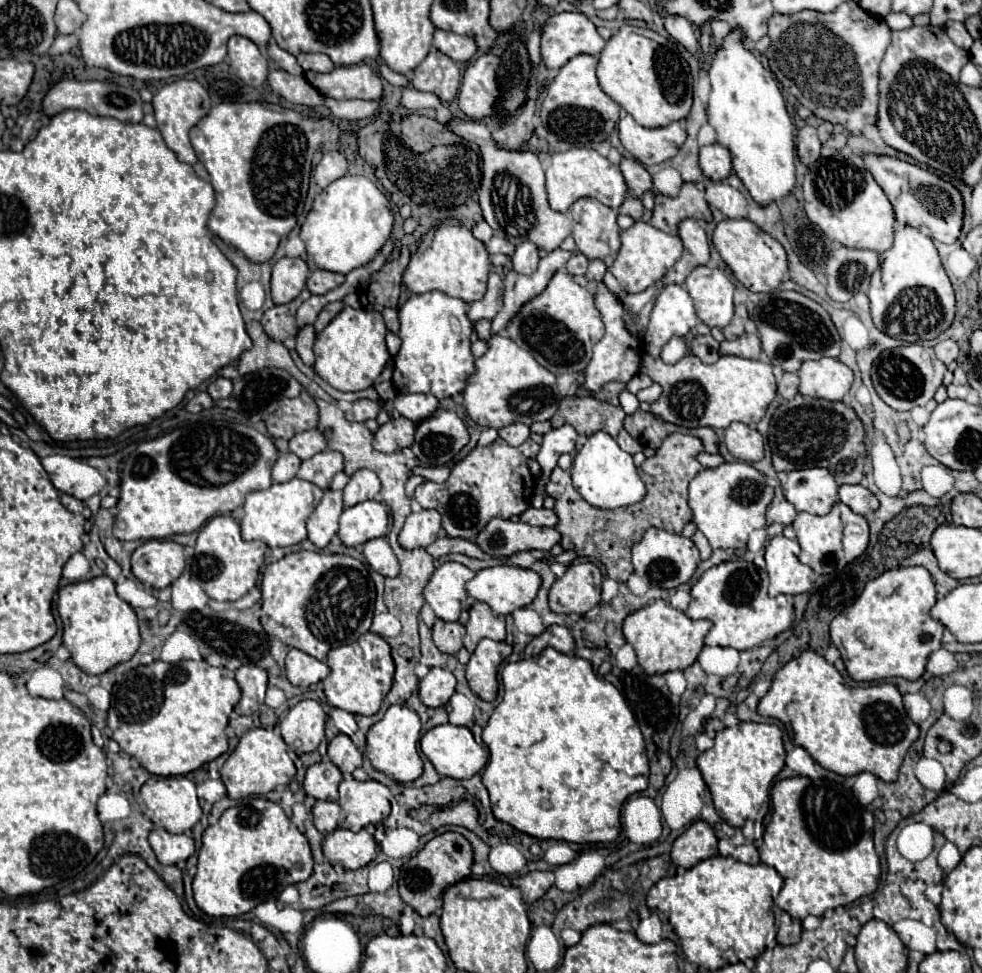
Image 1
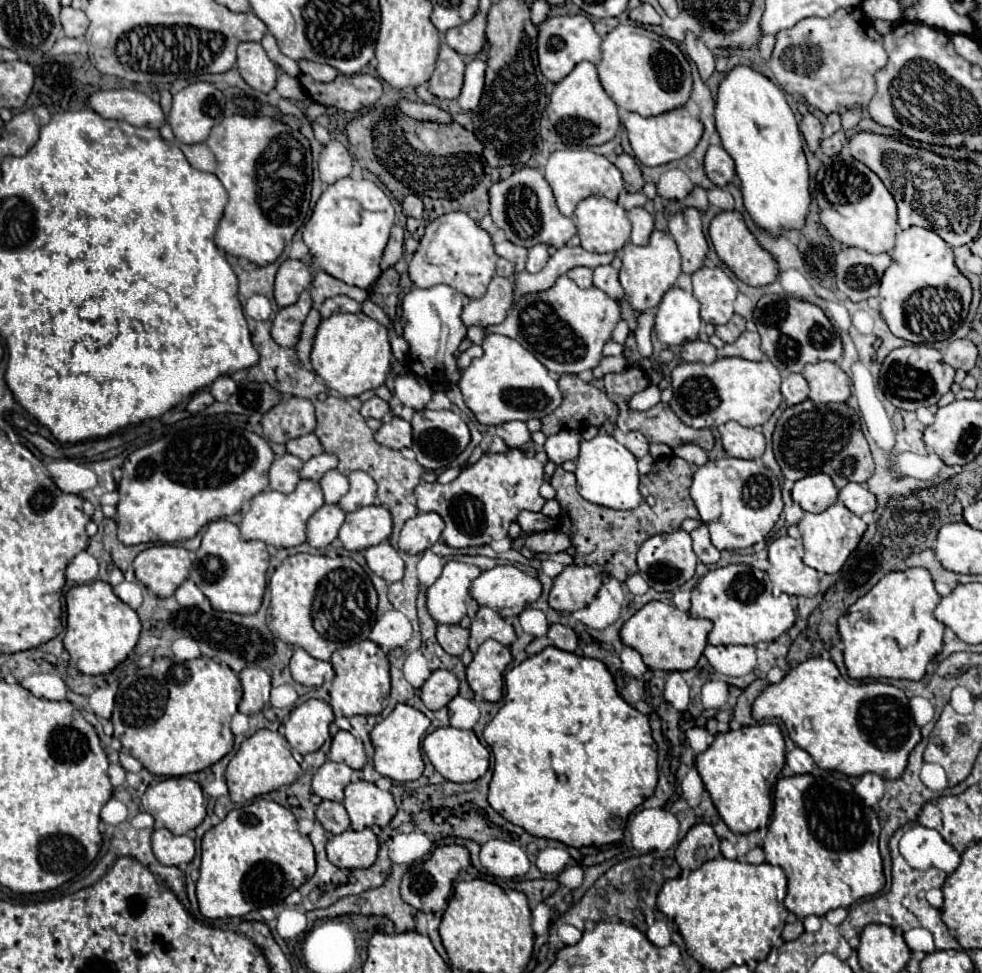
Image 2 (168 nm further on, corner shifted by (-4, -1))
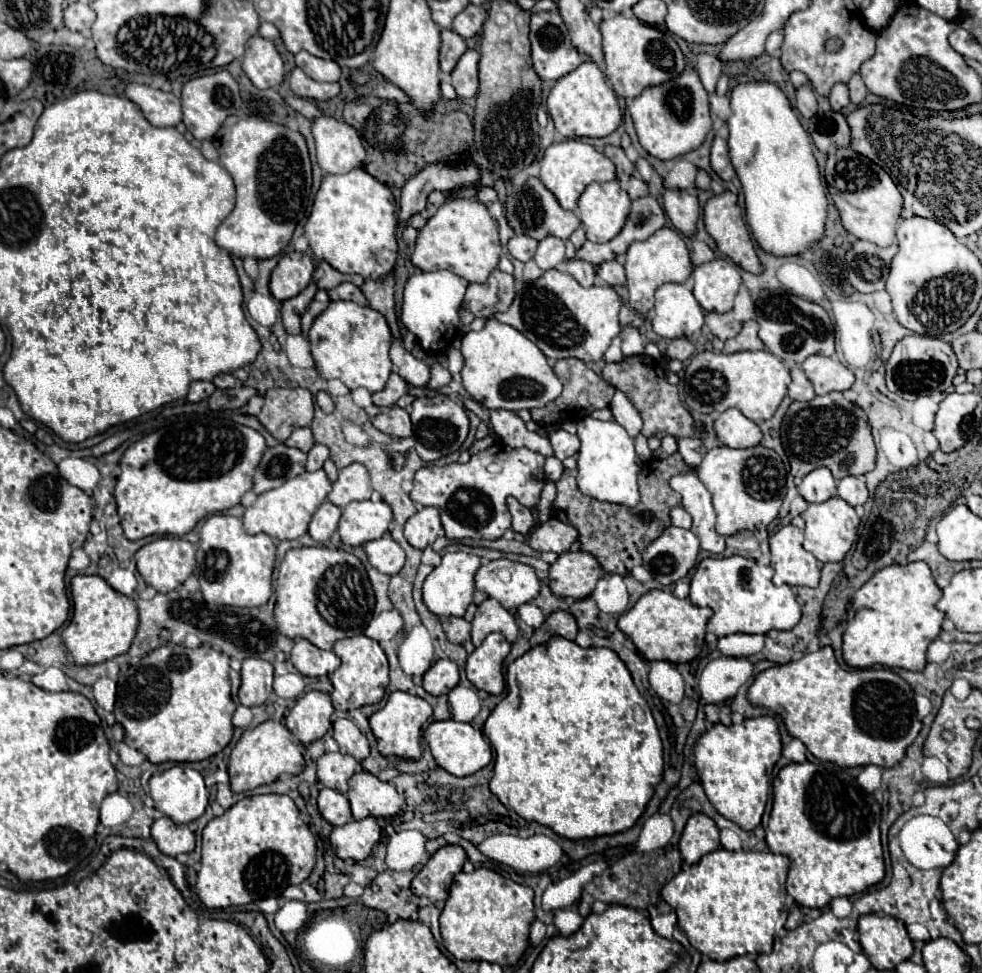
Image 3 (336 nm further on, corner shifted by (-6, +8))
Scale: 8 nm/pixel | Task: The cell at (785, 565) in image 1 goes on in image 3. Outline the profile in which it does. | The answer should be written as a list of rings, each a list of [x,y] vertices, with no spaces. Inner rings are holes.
[[[783,526],[777,534],[773,534],[769,538],[769,546],[771,546],[771,566],[775,570],[773,582],[777,586],[781,586],[783,582],[789,586],[811,586],[815,588],[819,584],[819,574],[821,574],[821,564],[819,560],[807,552],[803,548],[803,530],[799,530],[797,526]]]

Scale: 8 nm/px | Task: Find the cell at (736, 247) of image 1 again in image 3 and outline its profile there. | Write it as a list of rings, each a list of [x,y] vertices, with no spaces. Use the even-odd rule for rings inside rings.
[[[725,190],[723,194],[711,196],[705,202],[705,208],[703,208],[703,222],[705,222],[705,228],[711,234],[711,238],[717,242],[717,248],[721,250],[721,254],[731,258],[737,266],[741,266],[747,272],[759,274],[763,270],[761,264],[759,264],[757,252],[755,252],[755,244],[749,236],[749,230],[747,230],[745,222],[743,222],[743,214],[741,214],[741,208],[737,204],[737,194]]]

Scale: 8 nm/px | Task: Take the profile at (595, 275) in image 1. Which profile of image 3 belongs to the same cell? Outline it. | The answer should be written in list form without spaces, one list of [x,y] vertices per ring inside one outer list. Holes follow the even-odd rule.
[[[615,260],[603,262],[603,264],[599,266],[597,276],[599,276],[599,280],[605,282],[607,286],[613,286],[613,284],[625,284],[625,268],[623,268],[619,262],[615,262]]]

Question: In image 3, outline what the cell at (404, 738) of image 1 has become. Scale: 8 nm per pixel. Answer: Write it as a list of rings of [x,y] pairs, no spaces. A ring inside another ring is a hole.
[[[393,692],[387,700],[387,704],[371,714],[369,726],[379,742],[379,752],[383,756],[399,756],[407,760],[421,758],[421,728],[433,714],[433,708],[419,696],[407,694],[407,692]]]

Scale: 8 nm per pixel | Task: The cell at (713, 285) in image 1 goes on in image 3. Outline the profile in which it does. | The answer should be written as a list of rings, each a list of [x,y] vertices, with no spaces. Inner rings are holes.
[[[711,260],[693,270],[693,280],[693,296],[707,312],[723,314],[733,308],[733,298],[741,286],[737,266],[727,260]]]

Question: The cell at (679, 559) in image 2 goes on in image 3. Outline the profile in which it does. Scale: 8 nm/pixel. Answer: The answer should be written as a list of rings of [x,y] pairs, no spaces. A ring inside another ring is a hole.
[[[669,526],[643,552],[643,566],[663,586],[681,580],[693,566],[699,554],[699,538],[685,528]]]

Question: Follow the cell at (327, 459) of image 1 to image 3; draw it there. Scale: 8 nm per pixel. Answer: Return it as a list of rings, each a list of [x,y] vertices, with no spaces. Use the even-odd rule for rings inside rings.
[[[315,444],[315,446],[307,452],[307,464],[305,464],[307,472],[319,470],[327,458],[329,458],[329,450],[327,450],[327,446],[323,446],[323,444]]]

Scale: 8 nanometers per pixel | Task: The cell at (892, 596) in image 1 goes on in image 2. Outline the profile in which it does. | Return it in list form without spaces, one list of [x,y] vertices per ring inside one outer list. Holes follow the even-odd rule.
[[[921,567],[908,568],[907,571],[889,573],[879,579],[873,589],[861,597],[855,605],[847,609],[846,623],[839,623],[839,635],[843,641],[843,657],[845,667],[851,679],[909,679],[919,681],[925,675],[925,669],[935,655],[941,653],[943,647],[943,631],[945,625],[933,617],[933,611],[941,597],[933,587],[931,573]]]

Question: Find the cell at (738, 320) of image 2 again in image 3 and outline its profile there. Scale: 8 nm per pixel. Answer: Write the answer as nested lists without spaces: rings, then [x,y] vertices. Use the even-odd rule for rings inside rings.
[[[709,312],[709,314],[705,316],[705,322],[707,322],[711,334],[717,336],[719,340],[733,338],[733,336],[739,334],[739,330],[741,330],[741,322],[733,318],[733,312],[727,312],[727,314]]]

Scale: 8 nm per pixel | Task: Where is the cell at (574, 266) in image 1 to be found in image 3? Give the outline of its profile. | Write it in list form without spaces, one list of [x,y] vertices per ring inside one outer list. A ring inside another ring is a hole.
[[[575,258],[575,260],[565,262],[565,266],[567,266],[567,274],[571,274],[581,286],[593,286],[595,284],[595,270],[589,262]]]

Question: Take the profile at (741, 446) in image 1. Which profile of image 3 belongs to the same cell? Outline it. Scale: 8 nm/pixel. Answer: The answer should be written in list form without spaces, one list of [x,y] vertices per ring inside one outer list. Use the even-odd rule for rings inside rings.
[[[735,408],[725,410],[715,420],[715,434],[729,448],[751,448],[763,440],[761,428]]]

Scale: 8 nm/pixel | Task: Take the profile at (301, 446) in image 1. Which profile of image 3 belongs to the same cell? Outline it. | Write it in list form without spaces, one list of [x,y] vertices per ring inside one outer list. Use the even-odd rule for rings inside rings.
[[[295,428],[293,434],[283,444],[291,446],[291,448],[299,448],[303,452],[309,452],[313,448],[313,444],[315,444],[313,432],[311,432],[311,428]]]

